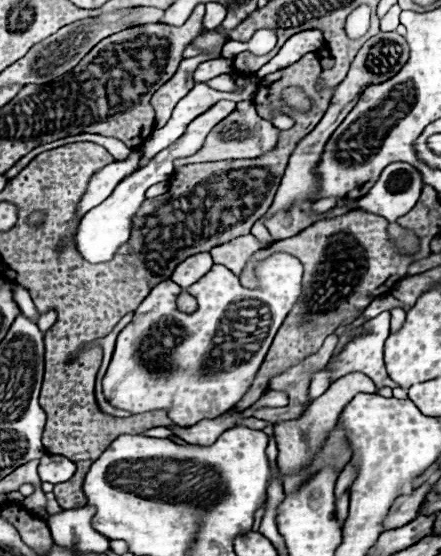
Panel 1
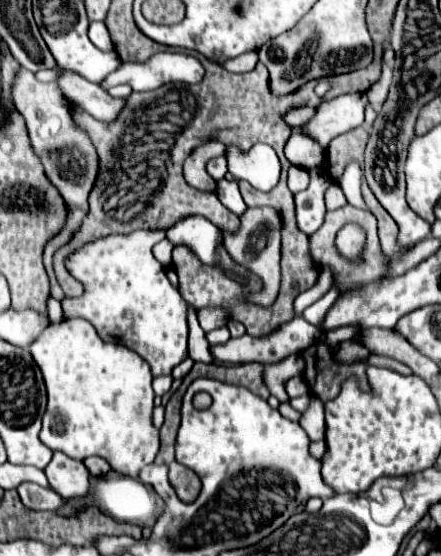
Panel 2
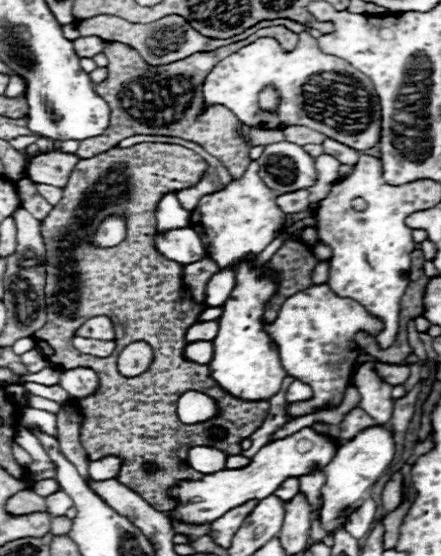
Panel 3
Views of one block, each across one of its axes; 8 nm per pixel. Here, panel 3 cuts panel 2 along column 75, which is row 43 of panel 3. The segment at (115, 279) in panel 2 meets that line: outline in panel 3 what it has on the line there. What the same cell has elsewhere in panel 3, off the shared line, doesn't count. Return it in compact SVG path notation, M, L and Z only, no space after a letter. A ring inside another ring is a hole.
M308 32L300 34L298 46L292 52L282 52L280 44L272 38L260 38L220 60L202 84L202 98L206 106L222 104L244 124L260 130L306 126L358 152L380 142L382 112L372 82L346 60L324 54ZM266 86L274 86L280 96L276 112L266 112L258 106L258 94Z

